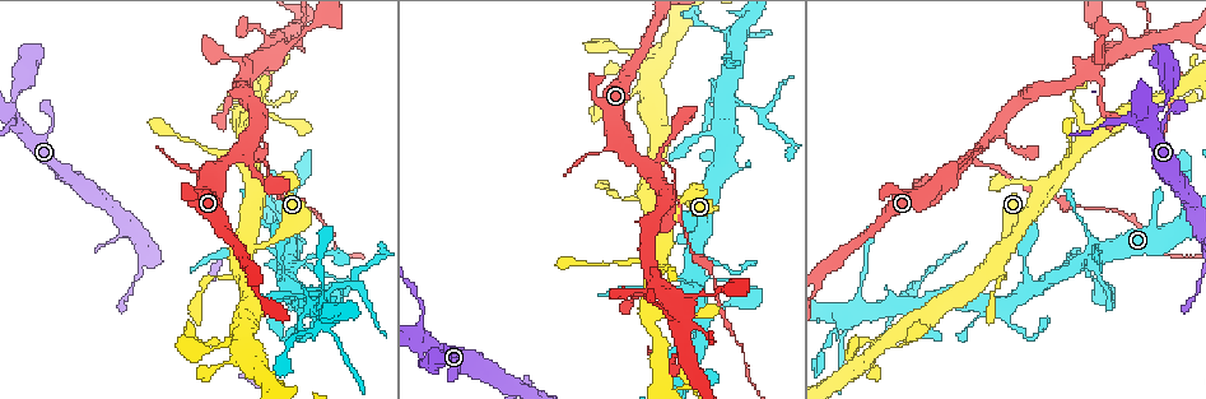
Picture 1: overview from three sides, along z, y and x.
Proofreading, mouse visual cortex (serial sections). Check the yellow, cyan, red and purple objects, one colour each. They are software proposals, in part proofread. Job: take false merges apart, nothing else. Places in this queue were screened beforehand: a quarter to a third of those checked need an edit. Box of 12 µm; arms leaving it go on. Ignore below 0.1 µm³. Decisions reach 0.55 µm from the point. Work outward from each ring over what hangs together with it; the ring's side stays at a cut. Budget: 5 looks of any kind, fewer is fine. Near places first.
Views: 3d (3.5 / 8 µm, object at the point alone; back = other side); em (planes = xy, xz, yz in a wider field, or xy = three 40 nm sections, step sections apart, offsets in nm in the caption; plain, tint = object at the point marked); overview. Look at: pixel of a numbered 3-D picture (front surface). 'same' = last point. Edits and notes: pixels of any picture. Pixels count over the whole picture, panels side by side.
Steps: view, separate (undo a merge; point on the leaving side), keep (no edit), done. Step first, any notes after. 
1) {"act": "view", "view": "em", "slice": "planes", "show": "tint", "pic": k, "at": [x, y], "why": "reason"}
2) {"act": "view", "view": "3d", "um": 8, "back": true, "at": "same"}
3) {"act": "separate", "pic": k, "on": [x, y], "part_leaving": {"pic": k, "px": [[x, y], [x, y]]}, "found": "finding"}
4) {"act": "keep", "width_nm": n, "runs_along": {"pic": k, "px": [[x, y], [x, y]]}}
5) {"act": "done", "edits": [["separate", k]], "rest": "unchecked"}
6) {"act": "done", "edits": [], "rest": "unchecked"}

{"act": "view", "view": "3d", "um": 3.5, "pic": 1, "at": [423, 343], "why": "thin neck"}

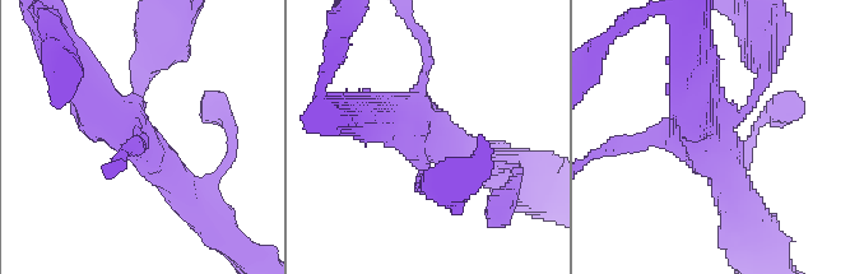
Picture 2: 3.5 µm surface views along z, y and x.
{"act": "keep", "arm_widths_nm": [150, 150, 400, 500], "runs_along": {"pic": 2, "px": [[194, 198], [131, 122], [143, 77]]}, "found": "continuous, no second cell"}

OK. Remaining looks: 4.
{"act": "view", "view": "3d", "um": 8, "pic": 1, "at": [670, 166], "why": "sharp bend"}

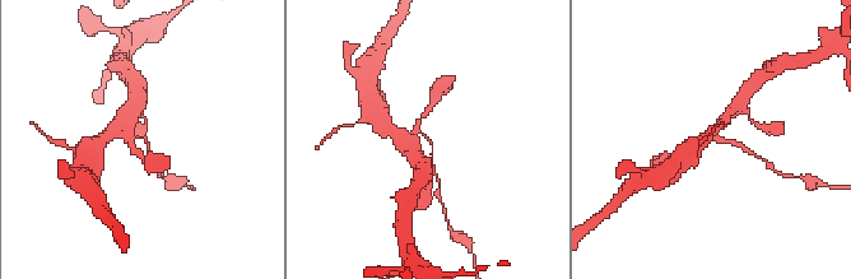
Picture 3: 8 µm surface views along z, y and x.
{"act": "view", "view": "3d", "um": 3.5, "pic": 3, "at": [145, 137]}

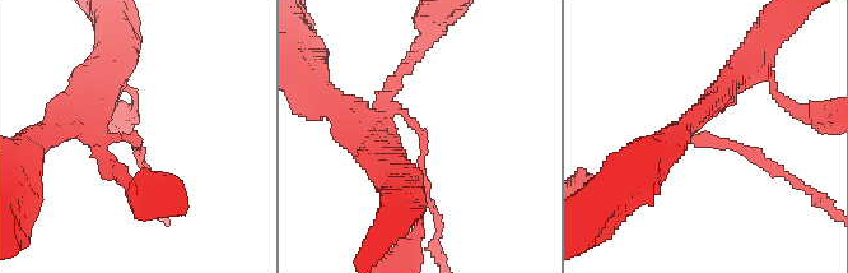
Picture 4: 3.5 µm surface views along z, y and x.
{"act": "view", "view": "em", "slice": "xy", "step": 3, "show": "tint", "pic": 4, "at": [413, 127]}

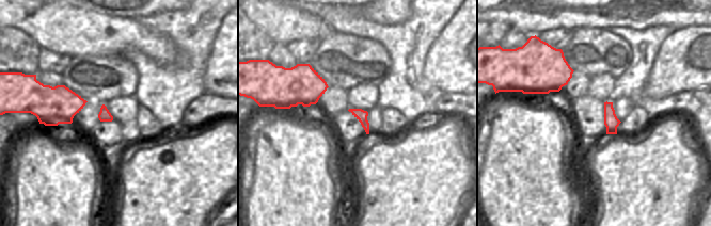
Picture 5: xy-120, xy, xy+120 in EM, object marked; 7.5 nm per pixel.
{"act": "separate", "pic": 4, "on": [717, 142], "arm_widths_nm": [150, 250], "part_leaving": {"pic": 4, "px": [[693, 139], [737, 143], [783, 171]]}, "found": "two cells meet here"}

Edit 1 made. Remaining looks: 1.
{"act": "done", "edits": [["separate", 4]], "rest": "unchecked"}

